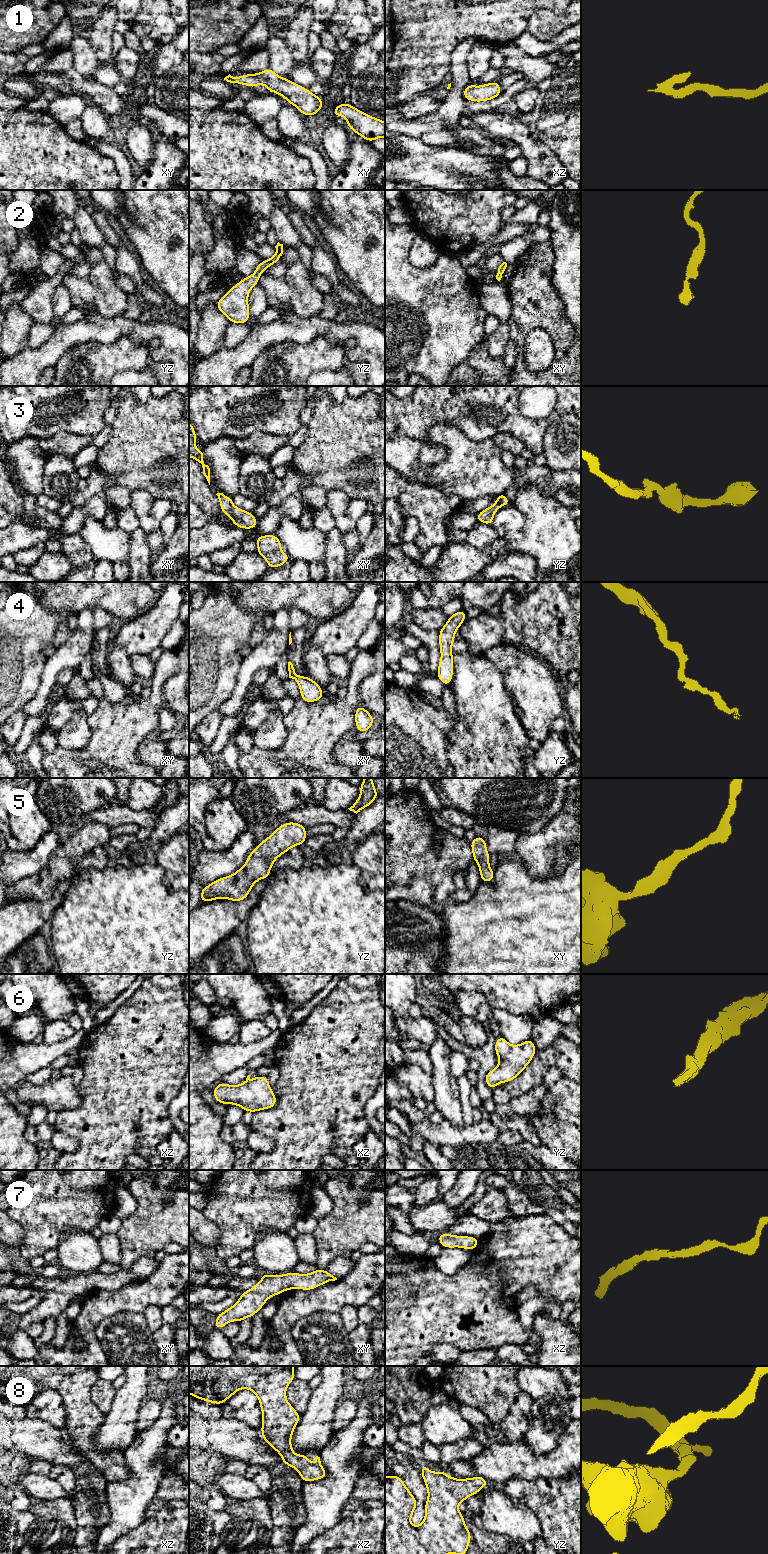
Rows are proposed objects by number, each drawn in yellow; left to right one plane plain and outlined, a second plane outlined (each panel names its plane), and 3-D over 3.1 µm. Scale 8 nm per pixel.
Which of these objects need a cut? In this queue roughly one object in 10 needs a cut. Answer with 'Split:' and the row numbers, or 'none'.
Split: none

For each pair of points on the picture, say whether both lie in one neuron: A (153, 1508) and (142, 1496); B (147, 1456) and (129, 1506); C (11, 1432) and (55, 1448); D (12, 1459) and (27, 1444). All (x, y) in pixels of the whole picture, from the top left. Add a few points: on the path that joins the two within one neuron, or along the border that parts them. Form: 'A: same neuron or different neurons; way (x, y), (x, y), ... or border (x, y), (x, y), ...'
A: different neurons; border (160, 1482), (156, 1495), (145, 1512), (145, 1517)
B: same neuron; way (146, 1468), (144, 1482), (134, 1494)
C: same neuron; way (22, 1435), (44, 1441)
D: different neurons; border (10, 1450), (18, 1450), (24, 1454)

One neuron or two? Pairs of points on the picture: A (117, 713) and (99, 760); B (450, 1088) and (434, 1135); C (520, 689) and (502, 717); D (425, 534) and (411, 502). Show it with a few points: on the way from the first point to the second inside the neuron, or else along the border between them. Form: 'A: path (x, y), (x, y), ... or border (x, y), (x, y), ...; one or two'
A: path (117, 725), (116, 736), (111, 748); one
B: border (444, 1119), (459, 1128), (465, 1124); two
C: border (503, 681), (514, 713), (522, 724); two
D: path (425, 526), (425, 516), (419, 510); one

